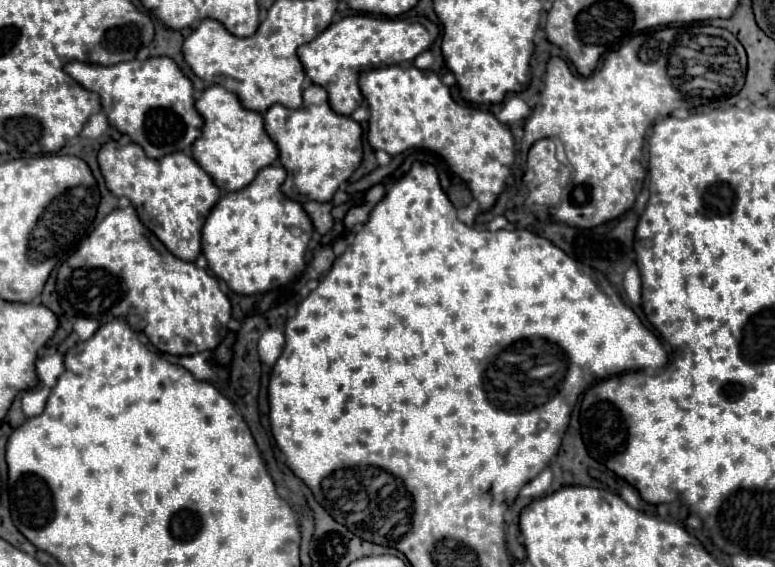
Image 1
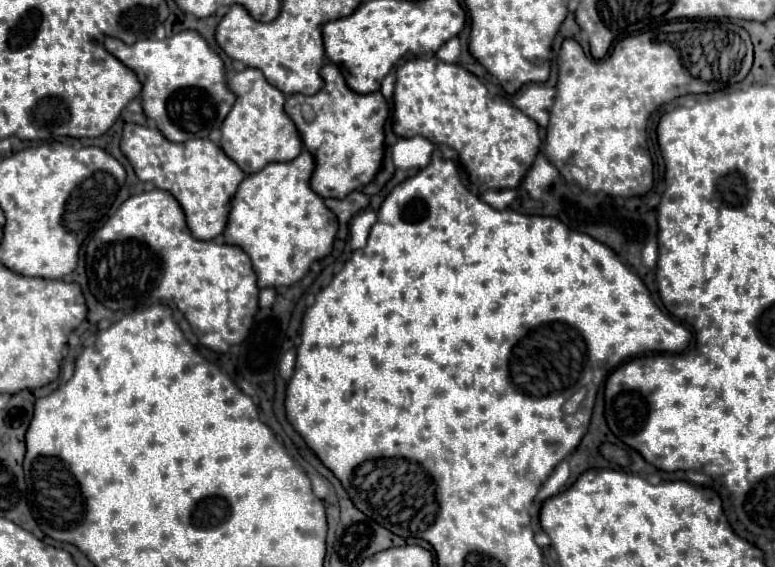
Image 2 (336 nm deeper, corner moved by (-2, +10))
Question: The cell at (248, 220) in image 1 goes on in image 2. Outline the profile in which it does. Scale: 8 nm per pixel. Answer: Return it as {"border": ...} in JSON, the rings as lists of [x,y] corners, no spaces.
{"border":[[[302,150],[300,156],[296,156],[290,162],[270,162],[260,172],[248,174],[238,186],[238,192],[232,200],[228,224],[222,236],[226,244],[238,246],[250,256],[258,278],[258,288],[290,286],[308,272],[314,260],[324,258],[332,252],[332,242],[338,230],[338,222],[336,216],[326,208],[324,200],[310,190],[308,180],[312,170],[314,170],[314,158],[308,150]]]}

